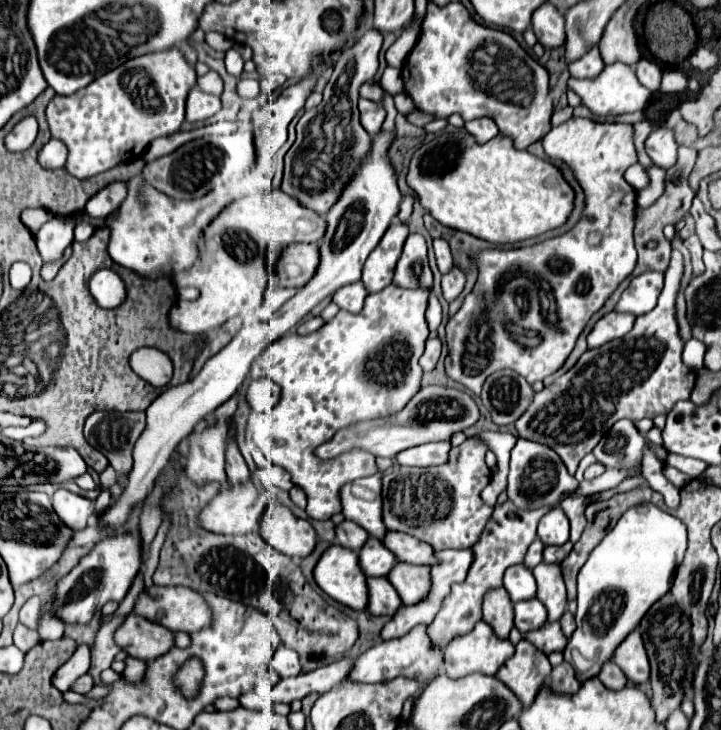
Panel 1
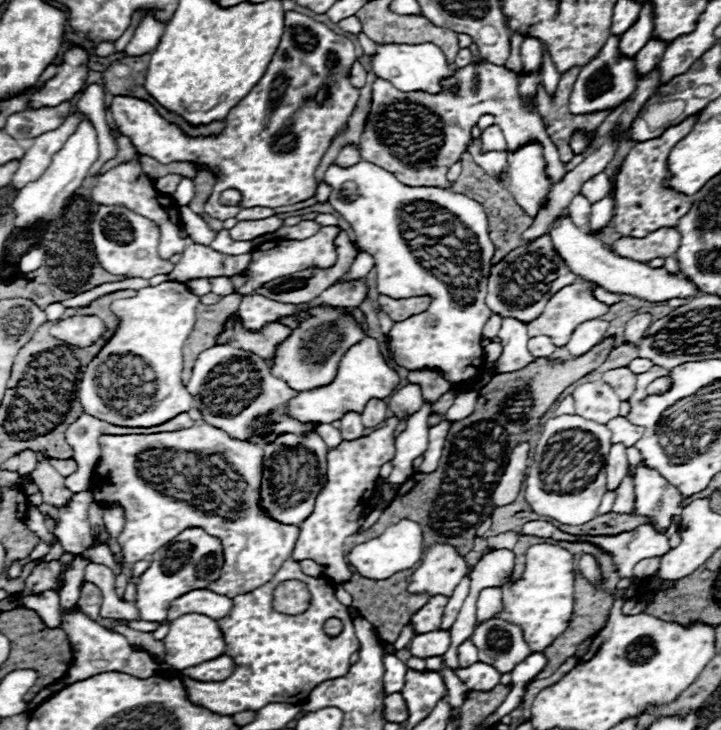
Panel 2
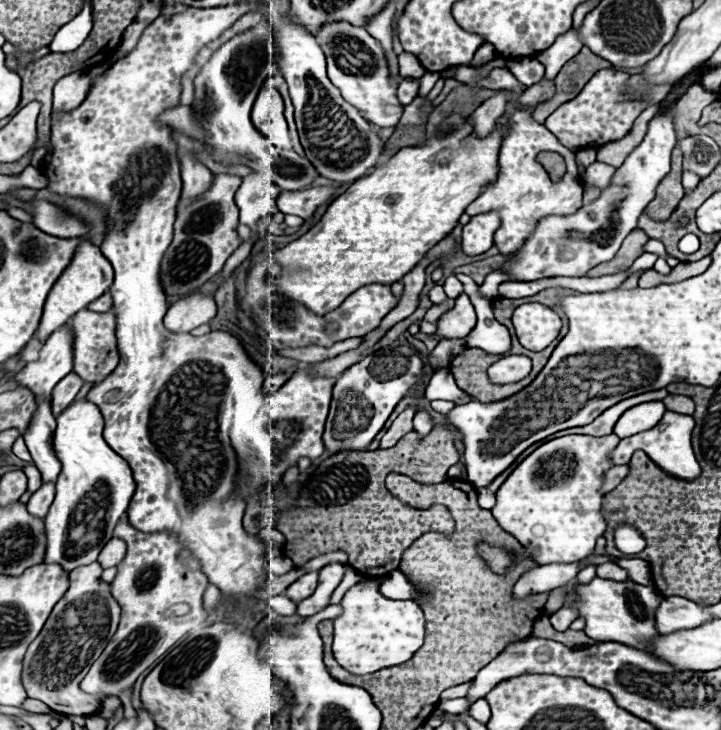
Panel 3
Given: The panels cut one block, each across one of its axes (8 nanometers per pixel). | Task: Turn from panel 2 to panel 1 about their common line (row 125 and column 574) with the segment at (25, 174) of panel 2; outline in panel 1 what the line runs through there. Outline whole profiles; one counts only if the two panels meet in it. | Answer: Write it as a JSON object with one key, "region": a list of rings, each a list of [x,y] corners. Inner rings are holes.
{"region":[[[592,48],[580,60],[572,62],[568,66],[568,70],[570,70],[570,76],[572,78],[578,78],[578,80],[592,80],[592,78],[596,78],[604,70],[604,62],[600,58],[598,48]]]}

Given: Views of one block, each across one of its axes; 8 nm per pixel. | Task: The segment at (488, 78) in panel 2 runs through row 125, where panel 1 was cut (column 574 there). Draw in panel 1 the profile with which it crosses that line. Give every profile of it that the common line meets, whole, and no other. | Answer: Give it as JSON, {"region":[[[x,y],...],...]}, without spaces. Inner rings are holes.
{"region":[[[672,250],[670,264],[664,276],[664,290],[652,312],[638,316],[634,328],[626,336],[584,352],[572,370],[562,374],[554,384],[546,386],[542,392],[536,392],[528,410],[516,420],[518,436],[554,448],[570,474],[576,474],[580,460],[594,450],[594,446],[602,440],[602,436],[612,428],[616,420],[628,418],[636,422],[642,418],[656,418],[658,414],[668,414],[676,402],[690,398],[690,392],[696,382],[696,372],[682,362],[682,350],[686,340],[680,336],[676,320],[676,294],[684,276],[684,258],[678,250]],[[570,498],[570,500],[564,500],[562,504],[562,510],[566,512],[568,520],[570,520],[570,540],[576,542],[586,526],[586,518],[584,518],[584,510],[588,506],[588,500],[582,500],[582,498]]]}

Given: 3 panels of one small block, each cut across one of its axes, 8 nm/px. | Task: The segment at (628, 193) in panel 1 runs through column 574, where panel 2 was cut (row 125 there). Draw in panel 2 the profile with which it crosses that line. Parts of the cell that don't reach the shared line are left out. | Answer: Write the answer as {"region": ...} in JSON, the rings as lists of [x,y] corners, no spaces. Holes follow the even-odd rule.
{"region":[[[286,12],[282,42],[274,52],[274,58],[266,74],[260,78],[254,90],[250,90],[250,94],[246,94],[246,98],[242,98],[242,102],[238,102],[238,106],[230,110],[230,114],[224,118],[226,128],[220,134],[190,138],[182,132],[182,128],[166,122],[150,102],[134,96],[114,96],[110,108],[118,130],[132,140],[132,144],[140,154],[152,156],[162,164],[192,162],[196,166],[206,166],[210,172],[214,172],[216,184],[214,184],[214,194],[206,202],[206,212],[212,218],[226,220],[234,218],[242,208],[252,208],[252,206],[278,208],[302,202],[316,194],[314,170],[322,154],[330,146],[332,136],[344,126],[344,122],[348,120],[360,98],[358,88],[354,88],[348,80],[350,66],[354,62],[356,62],[356,50],[348,38],[334,34],[326,24],[316,22],[304,14]],[[228,188],[234,188],[242,194],[238,206],[220,204],[220,194]]]}

